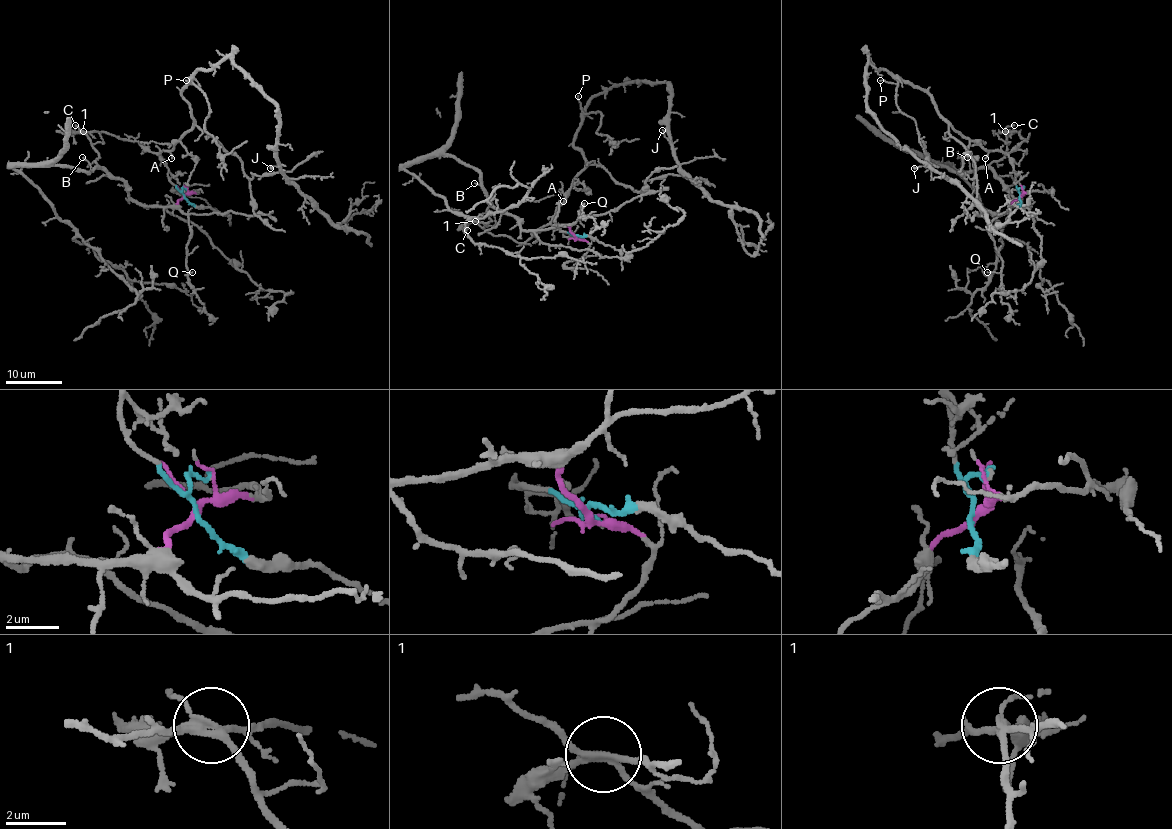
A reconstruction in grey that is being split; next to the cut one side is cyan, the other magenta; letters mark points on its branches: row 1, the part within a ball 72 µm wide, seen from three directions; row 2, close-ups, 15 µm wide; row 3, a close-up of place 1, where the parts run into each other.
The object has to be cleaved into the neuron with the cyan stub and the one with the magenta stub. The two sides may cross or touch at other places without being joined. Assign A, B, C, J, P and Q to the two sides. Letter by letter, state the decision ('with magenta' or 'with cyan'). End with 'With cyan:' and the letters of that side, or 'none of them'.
A: with cyan
B: with magenta
C: with magenta
J: with cyan
P: with cyan
Q: with magenta
With cyan: A, J, P

